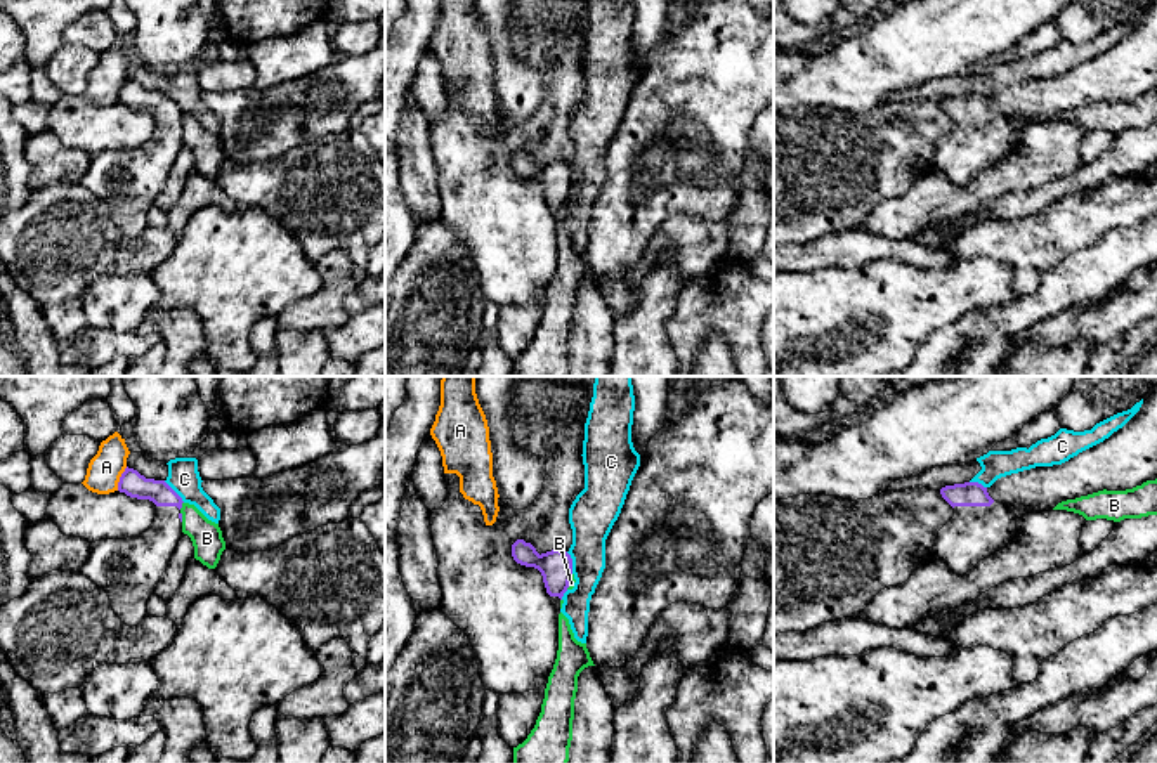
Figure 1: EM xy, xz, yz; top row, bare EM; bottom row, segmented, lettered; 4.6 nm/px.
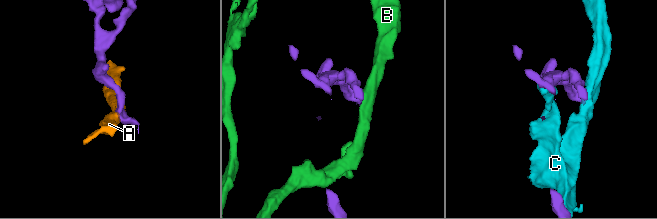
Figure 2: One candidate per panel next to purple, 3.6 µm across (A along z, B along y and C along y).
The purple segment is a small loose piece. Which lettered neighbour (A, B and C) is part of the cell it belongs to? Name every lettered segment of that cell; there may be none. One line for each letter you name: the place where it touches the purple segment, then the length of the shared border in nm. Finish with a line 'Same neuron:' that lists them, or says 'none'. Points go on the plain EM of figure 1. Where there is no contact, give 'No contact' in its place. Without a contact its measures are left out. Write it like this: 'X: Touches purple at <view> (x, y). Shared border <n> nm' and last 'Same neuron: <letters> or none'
Same neuron: none

